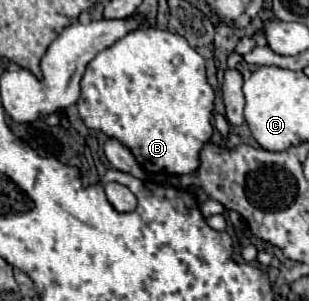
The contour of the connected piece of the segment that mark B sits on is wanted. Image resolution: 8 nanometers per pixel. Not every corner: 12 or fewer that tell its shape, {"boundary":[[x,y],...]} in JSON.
{"boundary":[[139,29],[81,79],[87,127],[185,175],[215,93],[185,37]]}

